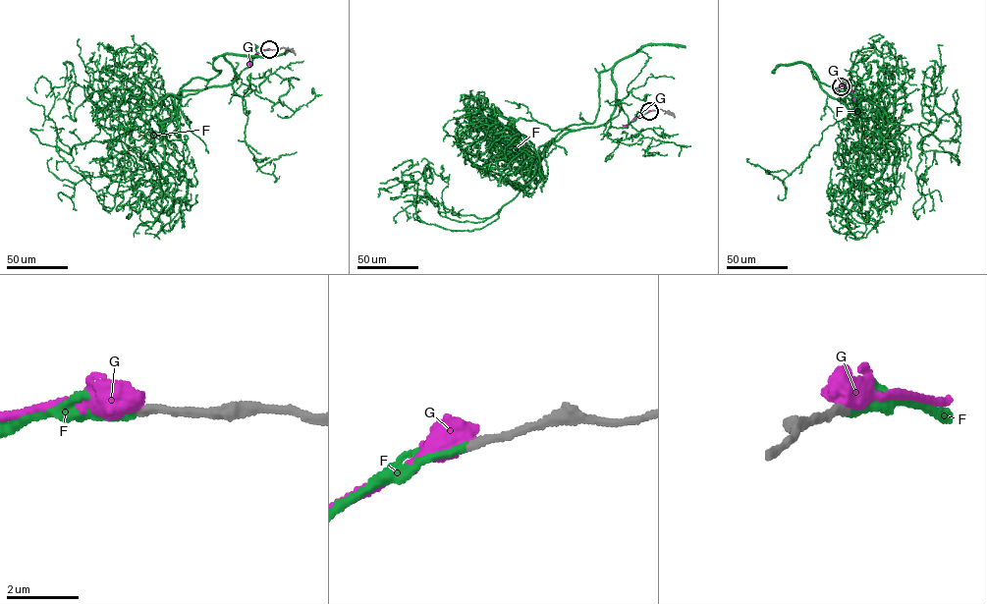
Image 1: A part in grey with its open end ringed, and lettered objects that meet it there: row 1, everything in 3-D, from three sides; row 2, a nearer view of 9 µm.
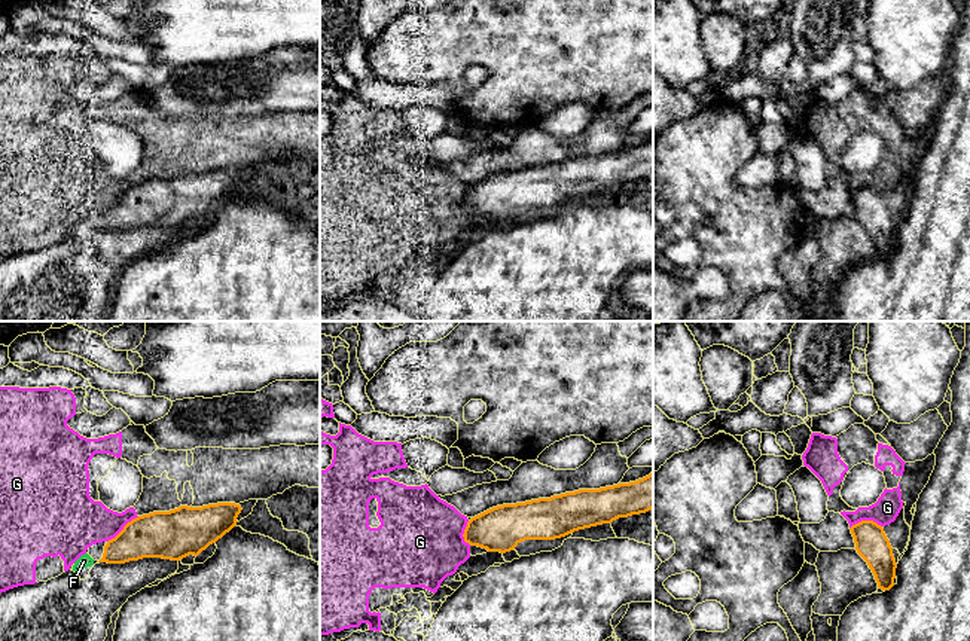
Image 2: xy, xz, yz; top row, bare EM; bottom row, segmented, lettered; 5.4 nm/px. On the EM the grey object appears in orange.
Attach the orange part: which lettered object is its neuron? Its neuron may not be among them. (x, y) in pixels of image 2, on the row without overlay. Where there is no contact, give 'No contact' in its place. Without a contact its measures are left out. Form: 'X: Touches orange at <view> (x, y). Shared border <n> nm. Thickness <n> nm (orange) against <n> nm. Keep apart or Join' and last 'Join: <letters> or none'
F: No contact. Join
G: Touches orange at xy (124, 195). Shared border 220 nm. Thickness 260 nm (orange) against 280 nm. Keep apart
Join: F

